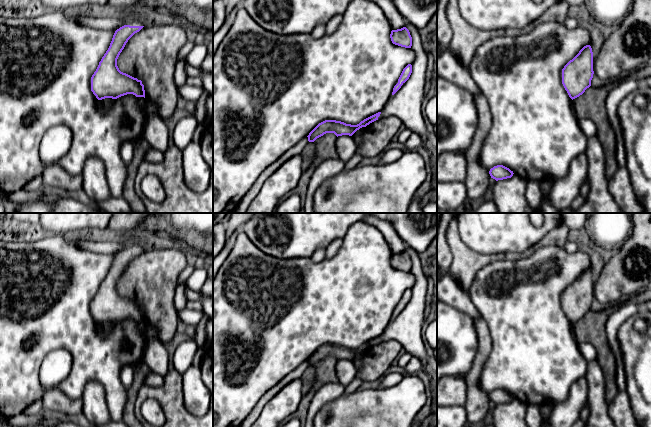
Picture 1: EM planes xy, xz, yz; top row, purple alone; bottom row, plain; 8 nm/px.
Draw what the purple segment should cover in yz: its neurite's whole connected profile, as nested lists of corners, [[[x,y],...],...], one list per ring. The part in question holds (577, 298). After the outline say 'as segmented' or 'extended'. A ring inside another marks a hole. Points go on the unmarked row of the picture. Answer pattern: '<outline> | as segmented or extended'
[[[586,269],[562,293],[562,308],[572,324],[591,310],[593,298],[593,276]]] | as segmented

